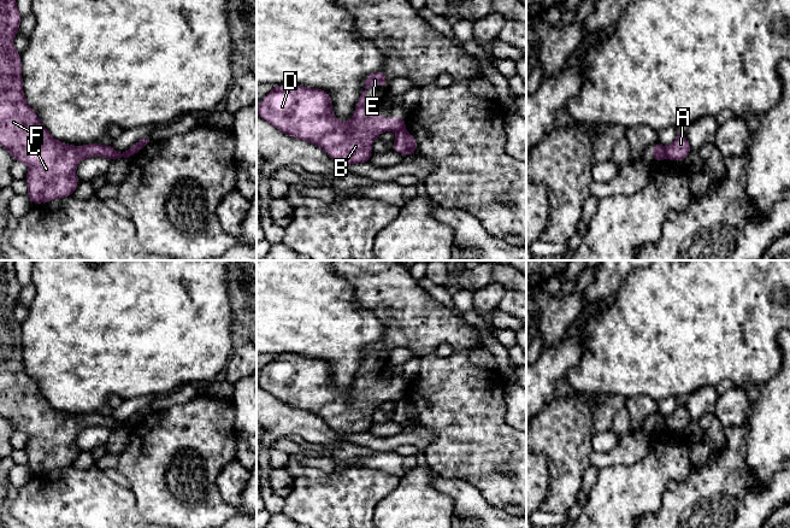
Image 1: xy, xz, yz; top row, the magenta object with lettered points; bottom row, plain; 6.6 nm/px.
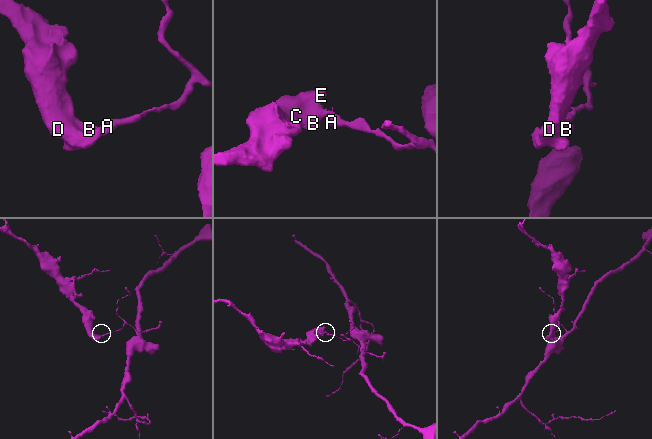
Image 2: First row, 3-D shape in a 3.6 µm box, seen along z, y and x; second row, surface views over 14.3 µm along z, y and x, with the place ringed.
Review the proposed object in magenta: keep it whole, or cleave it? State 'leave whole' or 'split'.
split

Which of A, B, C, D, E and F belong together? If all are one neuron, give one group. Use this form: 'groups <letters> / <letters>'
groups A / B C D E F

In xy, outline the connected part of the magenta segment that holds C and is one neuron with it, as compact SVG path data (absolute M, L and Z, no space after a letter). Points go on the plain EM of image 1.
M0 260L0 416L6 418L14 432L25 433L29 441L25 446L28 467L33 474L43 474L54 469L71 467L79 453L76 445L77 435L87 428L106 427L111 430L118 428L130 429L129 420L119 423L112 415L104 416L100 412L72 416L54 409L41 393L37 383L26 374L23 359L20 322L13 317L13 309L18 305L23 286L18 282L14 260Z

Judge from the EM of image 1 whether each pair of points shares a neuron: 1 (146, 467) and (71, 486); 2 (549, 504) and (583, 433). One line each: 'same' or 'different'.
1: different
2: same

